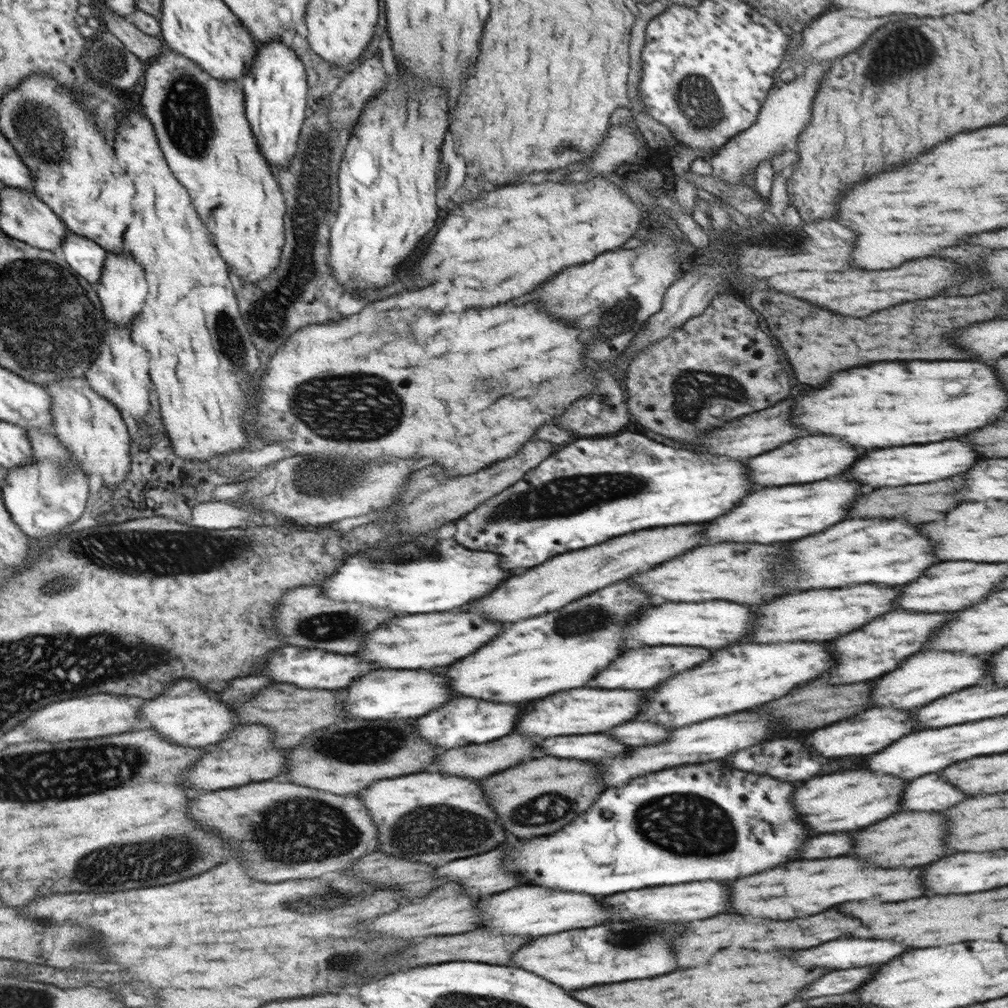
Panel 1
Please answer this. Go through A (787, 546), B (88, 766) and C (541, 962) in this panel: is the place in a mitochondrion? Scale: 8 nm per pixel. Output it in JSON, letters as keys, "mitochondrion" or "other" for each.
{"A":"other","B":"mitochondrion","C":"other"}

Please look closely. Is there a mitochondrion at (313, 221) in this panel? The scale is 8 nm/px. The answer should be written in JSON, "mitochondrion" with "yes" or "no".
{"mitochondrion":"yes"}

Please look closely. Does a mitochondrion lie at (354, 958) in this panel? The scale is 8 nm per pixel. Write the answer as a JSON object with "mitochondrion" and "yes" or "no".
{"mitochondrion":"yes"}

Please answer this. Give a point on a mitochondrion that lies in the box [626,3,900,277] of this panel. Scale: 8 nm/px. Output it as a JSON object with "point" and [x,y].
{"point":[697,100]}

